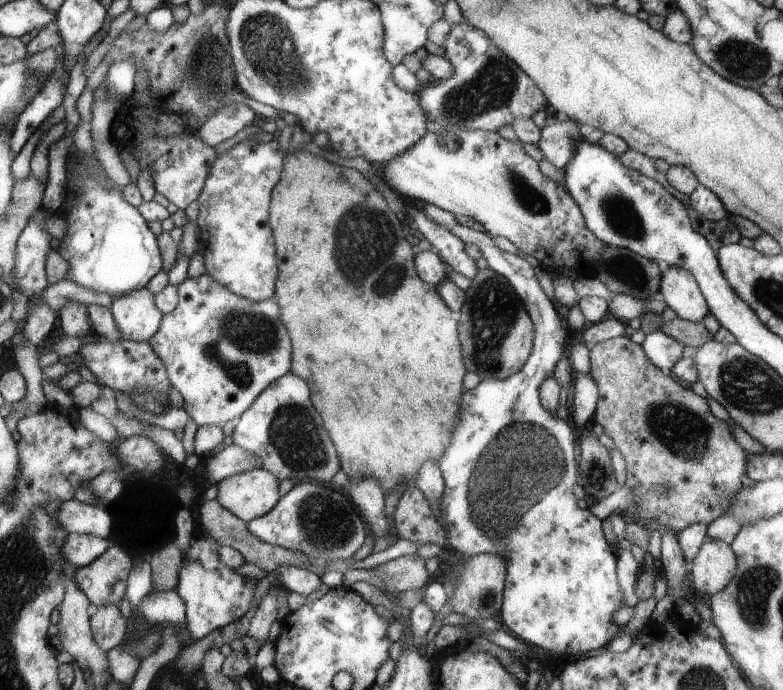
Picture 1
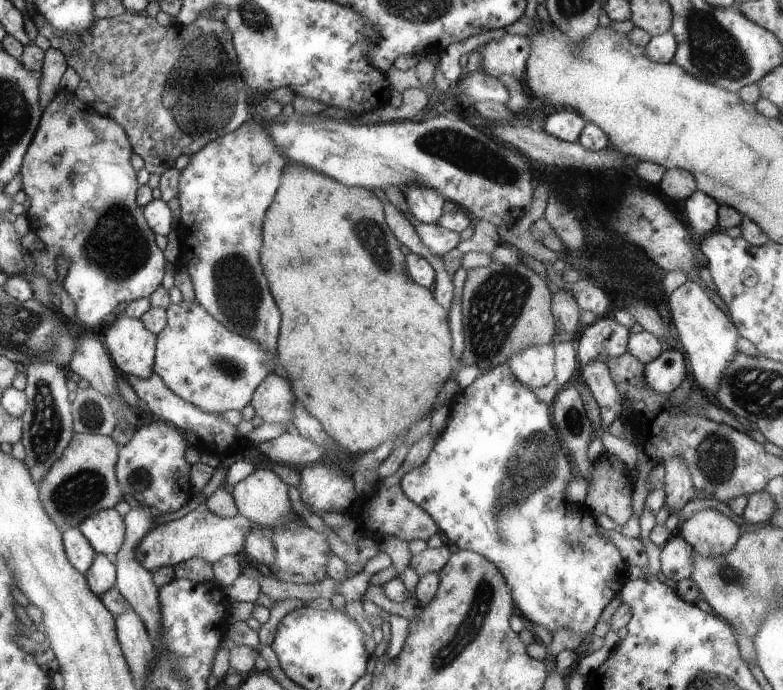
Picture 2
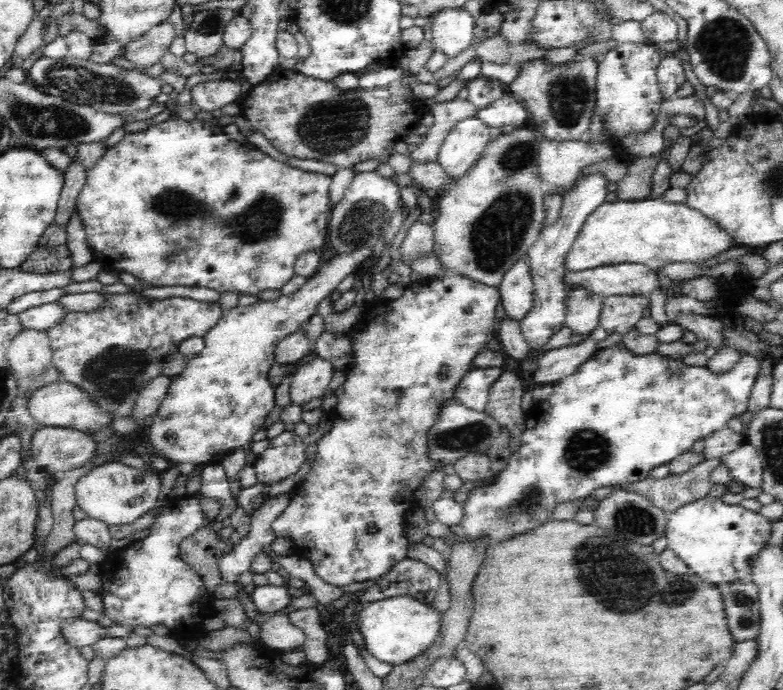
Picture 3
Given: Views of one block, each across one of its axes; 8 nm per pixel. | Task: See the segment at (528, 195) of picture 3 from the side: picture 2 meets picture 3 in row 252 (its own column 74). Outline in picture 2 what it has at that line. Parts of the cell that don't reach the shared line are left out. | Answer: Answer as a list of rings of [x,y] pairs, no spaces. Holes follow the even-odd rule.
[[[74,433],[68,448],[52,464],[38,485],[44,512],[51,516],[58,528],[66,530],[80,526],[98,510],[114,508],[124,498],[125,494],[118,486],[119,480],[116,480],[117,474],[114,474],[120,450],[119,444],[110,435]]]

